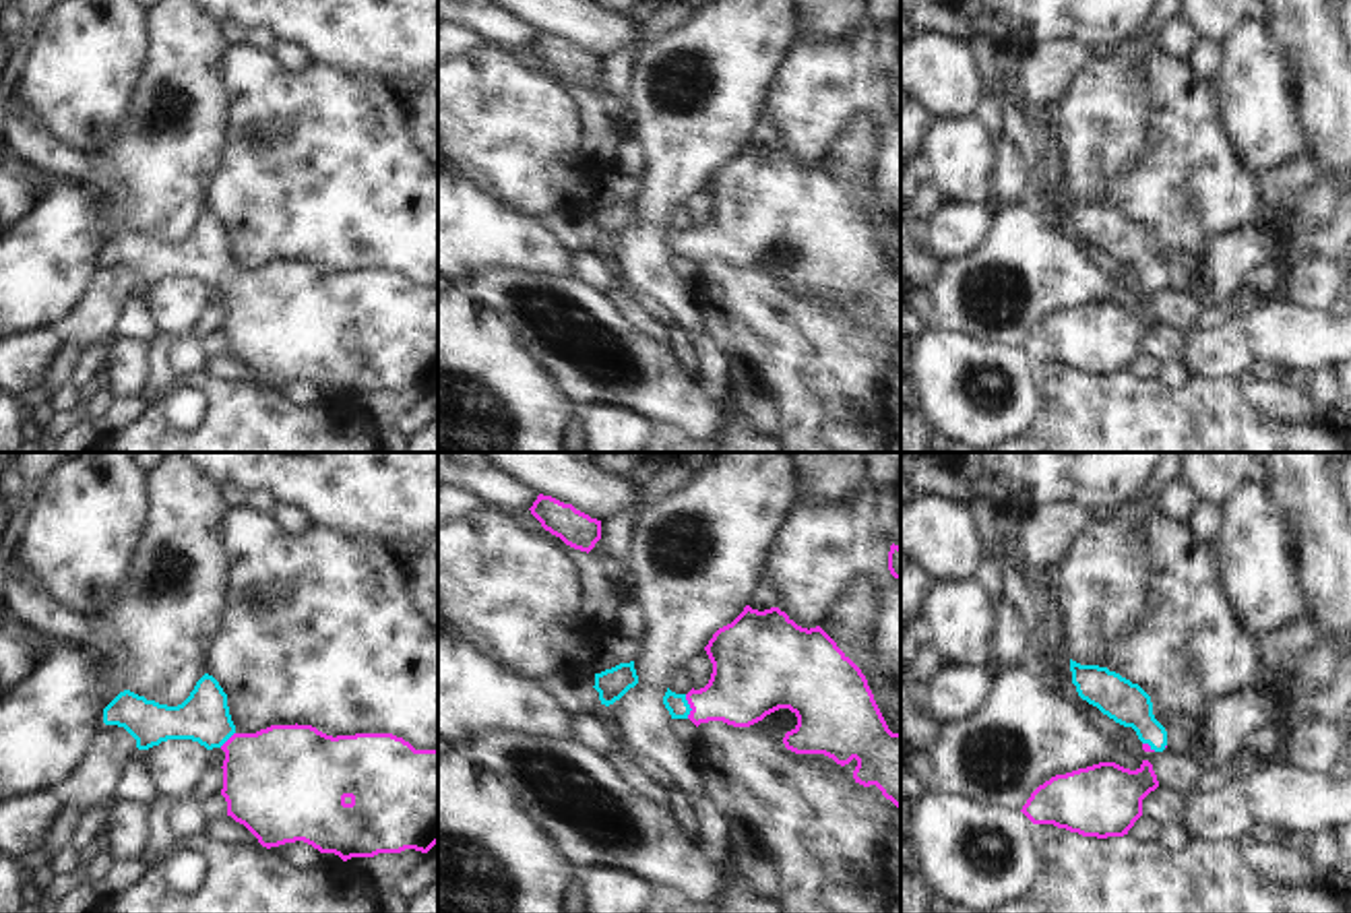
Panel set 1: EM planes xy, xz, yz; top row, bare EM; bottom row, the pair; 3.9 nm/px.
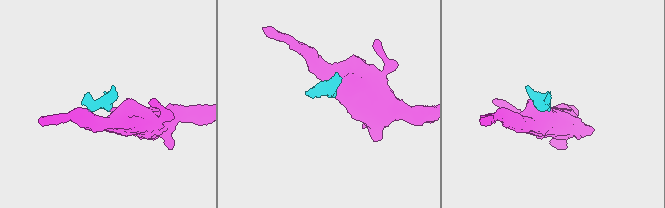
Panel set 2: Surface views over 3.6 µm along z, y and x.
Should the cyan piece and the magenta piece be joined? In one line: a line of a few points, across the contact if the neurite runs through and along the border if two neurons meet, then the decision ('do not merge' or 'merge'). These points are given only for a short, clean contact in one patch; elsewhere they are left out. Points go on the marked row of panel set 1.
xz (678, 707), (688, 707), (715, 703), (746, 684) | merge

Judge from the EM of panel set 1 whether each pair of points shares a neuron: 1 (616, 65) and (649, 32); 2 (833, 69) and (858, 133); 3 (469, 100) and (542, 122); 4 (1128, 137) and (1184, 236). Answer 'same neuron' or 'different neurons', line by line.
1: same neuron
2: different neurons
3: same neuron
4: different neurons

